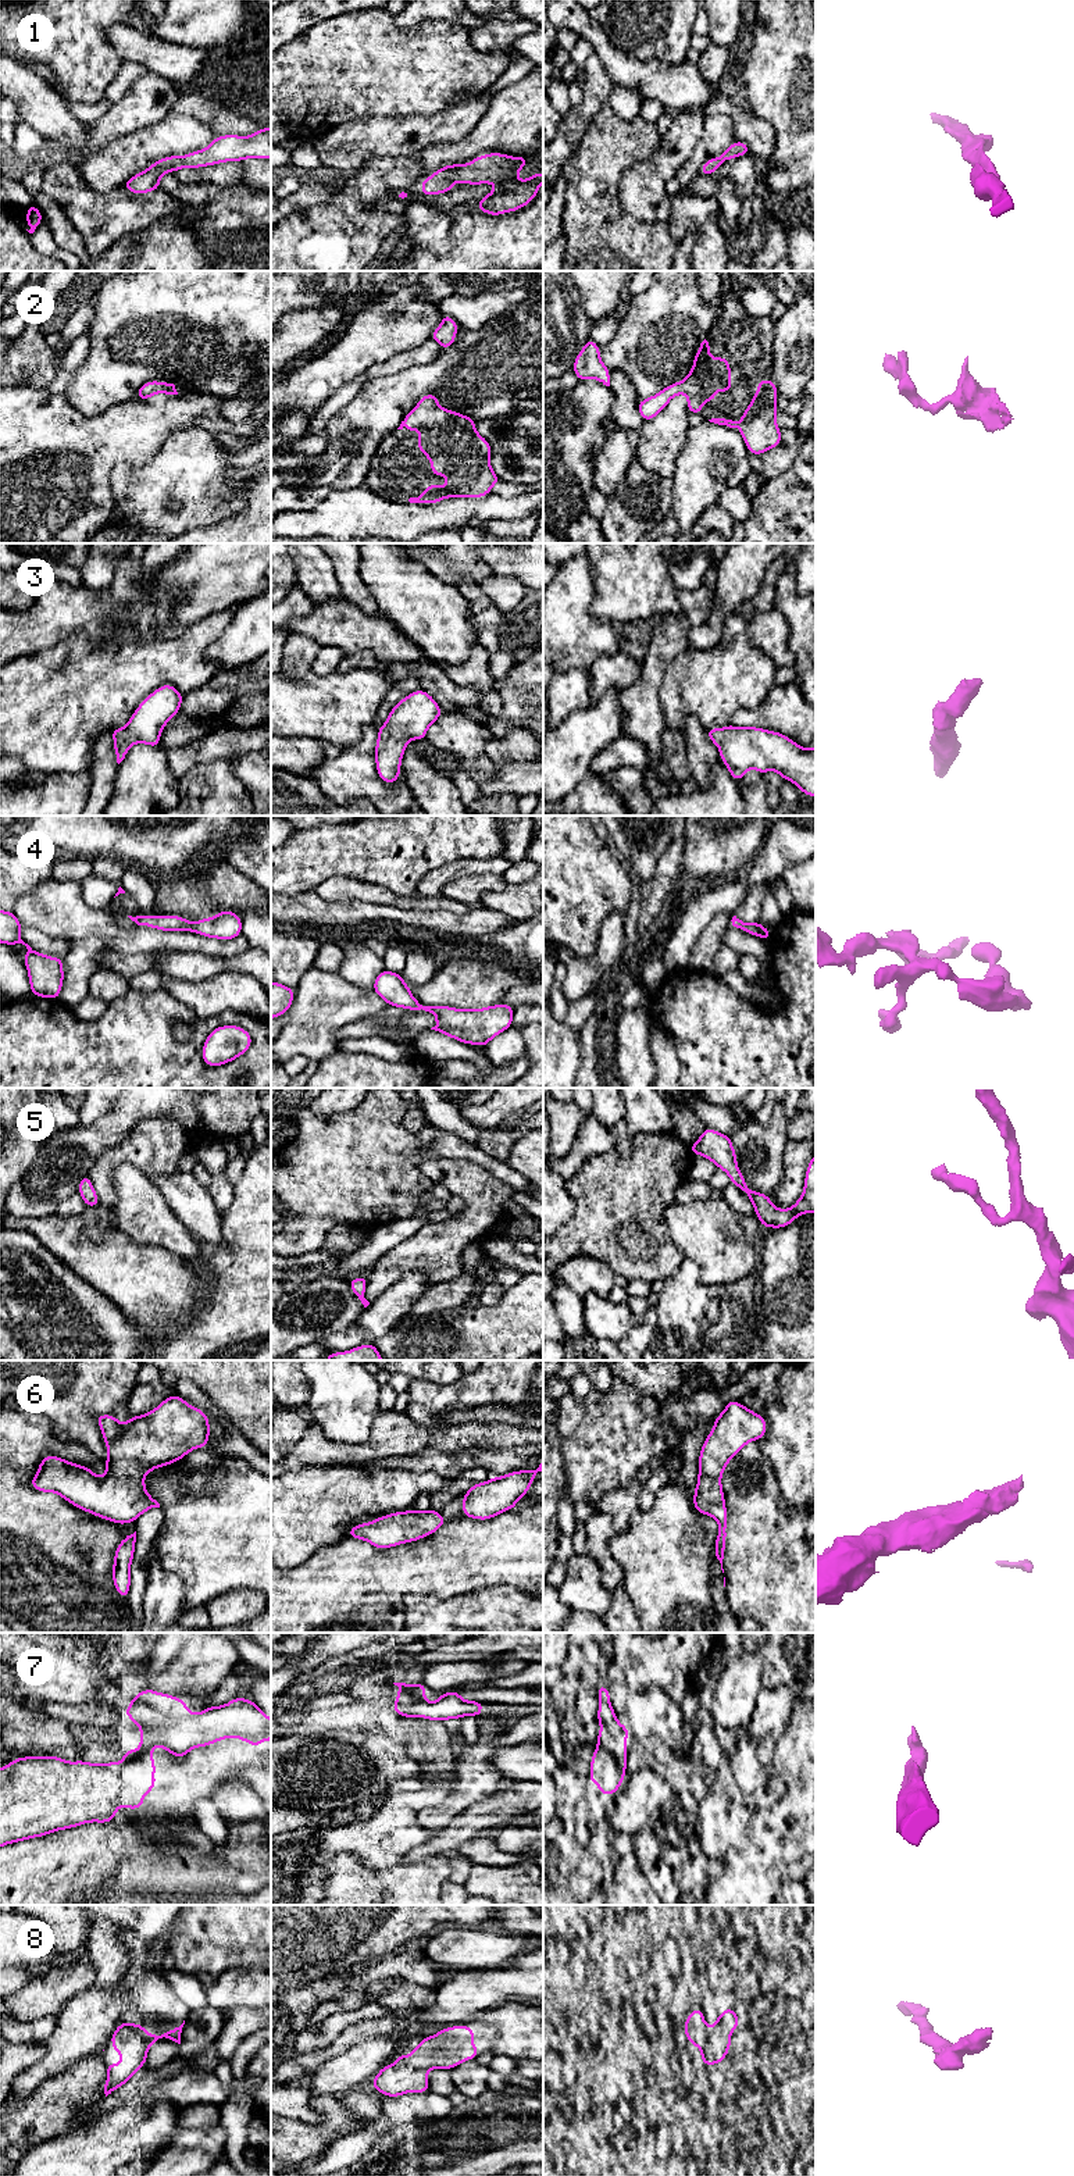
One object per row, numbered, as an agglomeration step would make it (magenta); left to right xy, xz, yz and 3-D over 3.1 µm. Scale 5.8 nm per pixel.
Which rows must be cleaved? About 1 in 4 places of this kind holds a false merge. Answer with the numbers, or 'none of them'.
7

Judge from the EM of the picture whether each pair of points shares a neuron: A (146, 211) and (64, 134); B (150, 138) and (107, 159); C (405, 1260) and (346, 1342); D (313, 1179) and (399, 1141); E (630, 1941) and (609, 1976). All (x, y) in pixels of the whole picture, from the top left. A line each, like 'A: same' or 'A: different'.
A: different
B: same
C: different
D: same
E: same

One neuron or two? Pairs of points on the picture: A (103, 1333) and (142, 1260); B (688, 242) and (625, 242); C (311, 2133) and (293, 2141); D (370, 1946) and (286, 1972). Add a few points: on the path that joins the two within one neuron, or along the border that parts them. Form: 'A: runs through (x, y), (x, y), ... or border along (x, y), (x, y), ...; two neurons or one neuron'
A: border along (92, 1287), (106, 1295), (132, 1323), (142, 1329); two neurons
B: border along (678, 243), (673, 256); two neurons
C: runs through (307, 2137), (298, 2140); one neuron
D: runs through (349, 1946), (313, 1946), (307, 1951); one neuron

